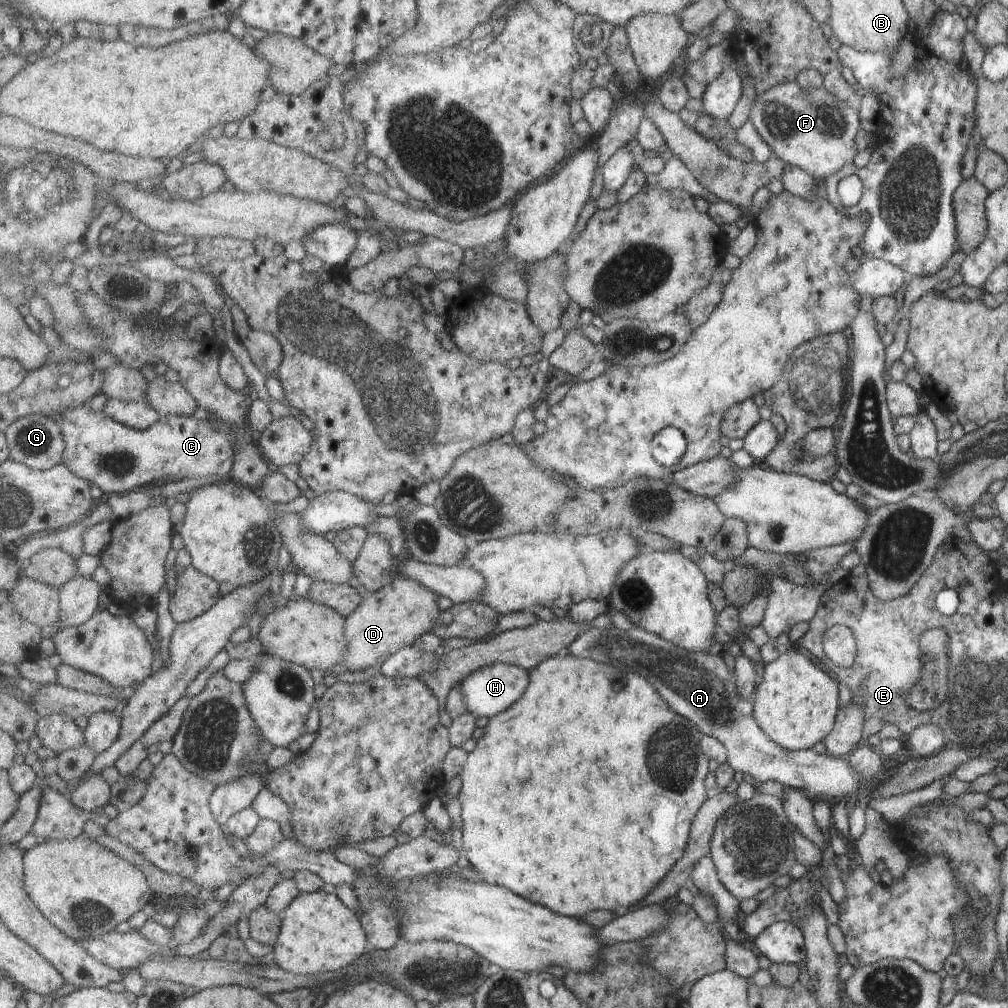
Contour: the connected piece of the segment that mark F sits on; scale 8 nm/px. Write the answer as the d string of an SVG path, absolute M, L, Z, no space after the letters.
M796 81L784 83L756 96L749 111L749 119L766 144L773 150L774 156L785 163L797 166L811 174L815 180L826 180L837 173L845 164L852 163L858 153L855 138L860 130L858 112L845 102L826 92L824 87L801 89Z

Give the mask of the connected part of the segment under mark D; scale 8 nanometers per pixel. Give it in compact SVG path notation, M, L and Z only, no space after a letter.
M401 575L396 578L395 582L386 586L377 593L368 593L365 603L348 618L347 637L349 638L349 654L341 663L346 665L348 672L364 670L370 666L382 666L391 656L400 652L406 647L412 647L424 634L433 632L437 620L443 613L438 606L437 592L428 588L420 581L414 580L408 575Z

